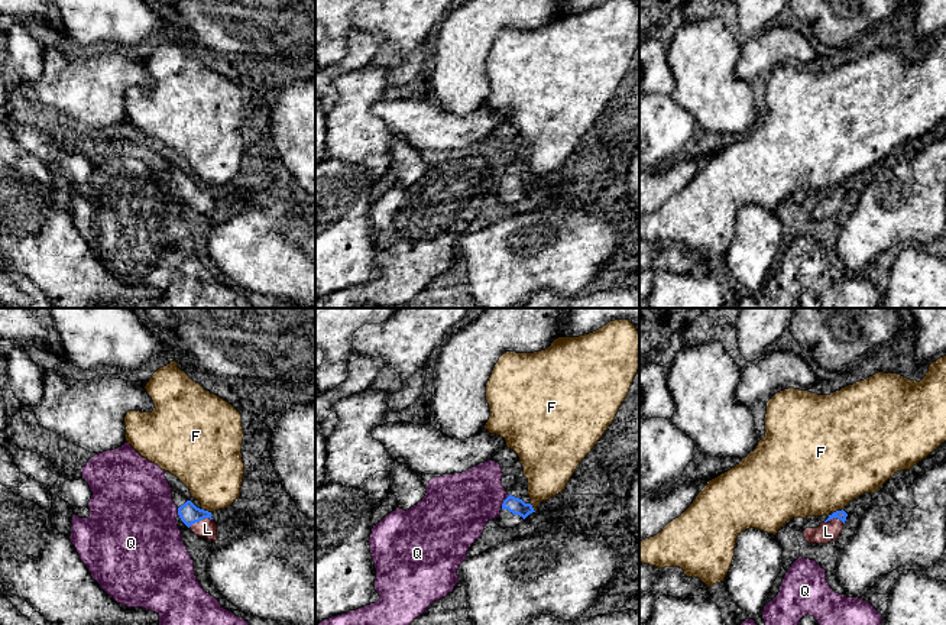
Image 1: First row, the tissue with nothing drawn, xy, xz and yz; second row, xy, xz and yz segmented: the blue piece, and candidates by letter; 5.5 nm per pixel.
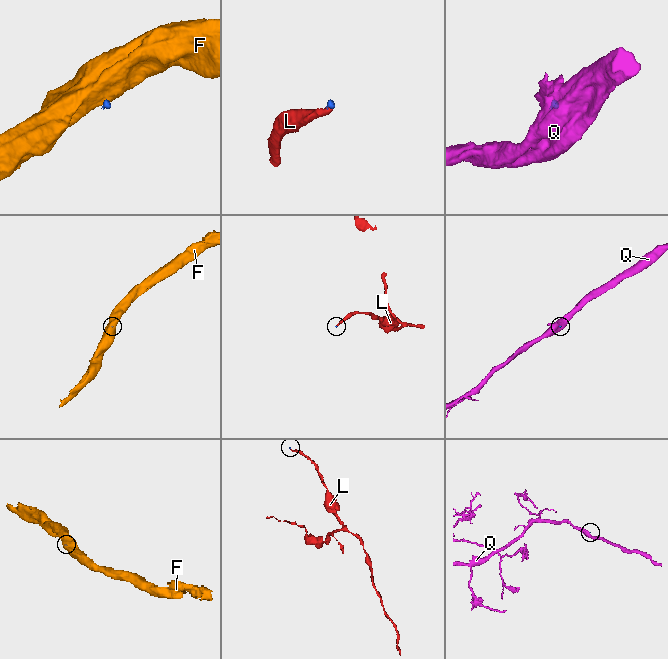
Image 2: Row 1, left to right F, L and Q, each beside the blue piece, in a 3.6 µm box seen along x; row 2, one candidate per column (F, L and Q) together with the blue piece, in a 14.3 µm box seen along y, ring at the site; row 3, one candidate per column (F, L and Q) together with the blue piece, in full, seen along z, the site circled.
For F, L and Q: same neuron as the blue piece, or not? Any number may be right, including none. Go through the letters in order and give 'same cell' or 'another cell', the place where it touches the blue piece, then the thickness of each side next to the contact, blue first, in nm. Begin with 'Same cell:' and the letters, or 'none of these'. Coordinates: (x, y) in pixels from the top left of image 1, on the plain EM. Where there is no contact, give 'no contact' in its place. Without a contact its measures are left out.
Same cell: L
F: another cell; contact yz (838, 187); calibres 50 and 480 nm
L: same cell; contact xy (200, 196); calibres 110 and 110 nm
Q: another cell; contact xz (504, 178); calibres 90 and 360 nm

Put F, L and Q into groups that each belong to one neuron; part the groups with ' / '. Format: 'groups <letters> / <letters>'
groups F / L / Q

